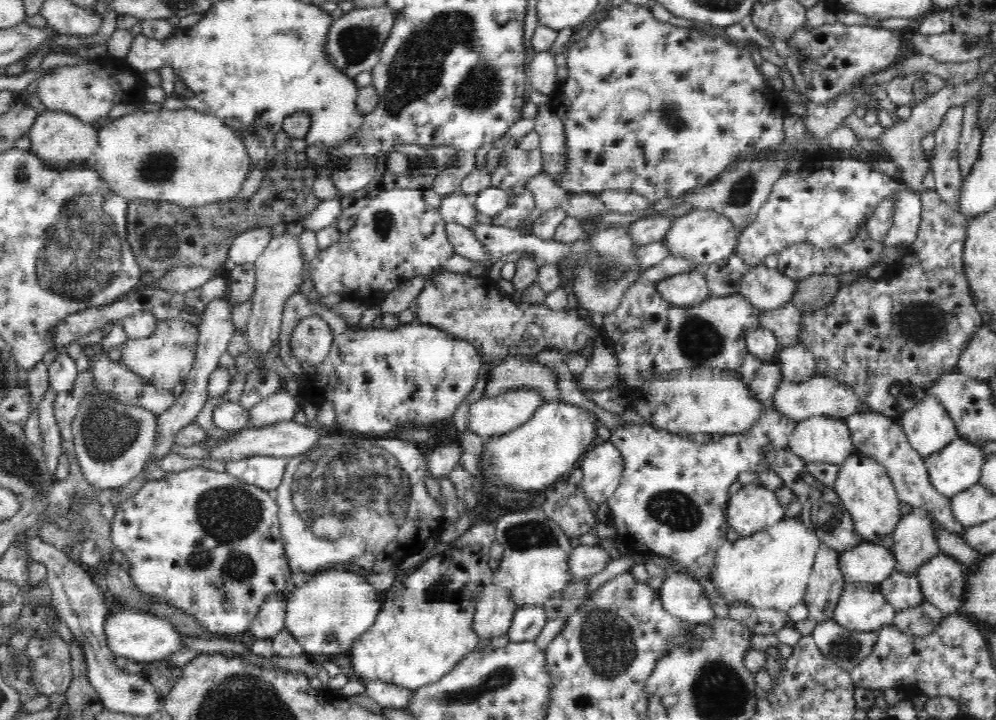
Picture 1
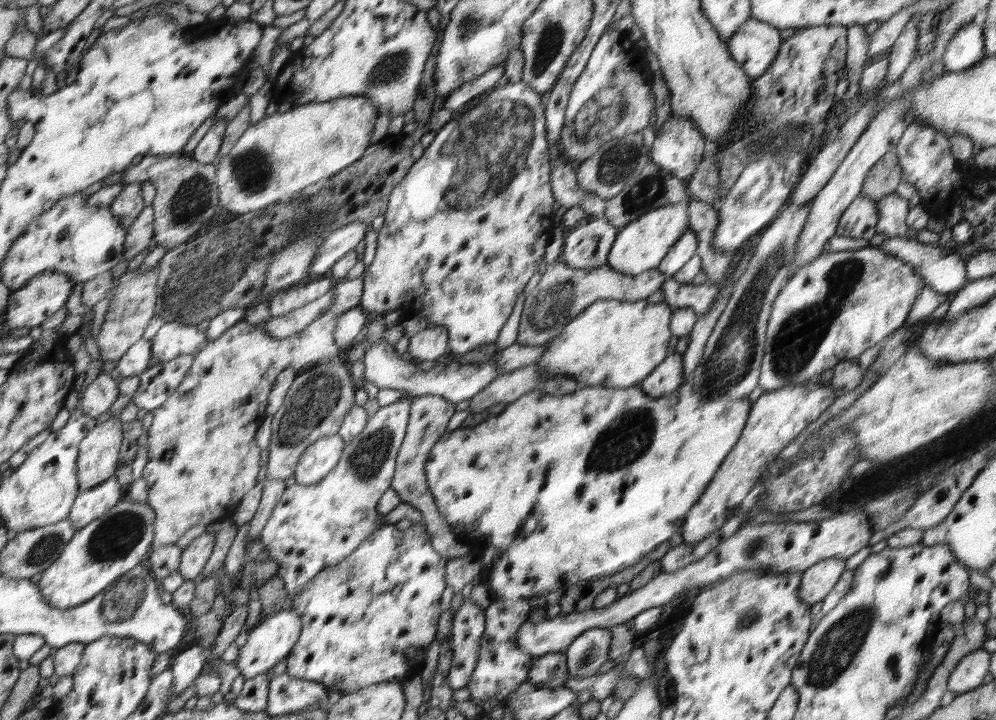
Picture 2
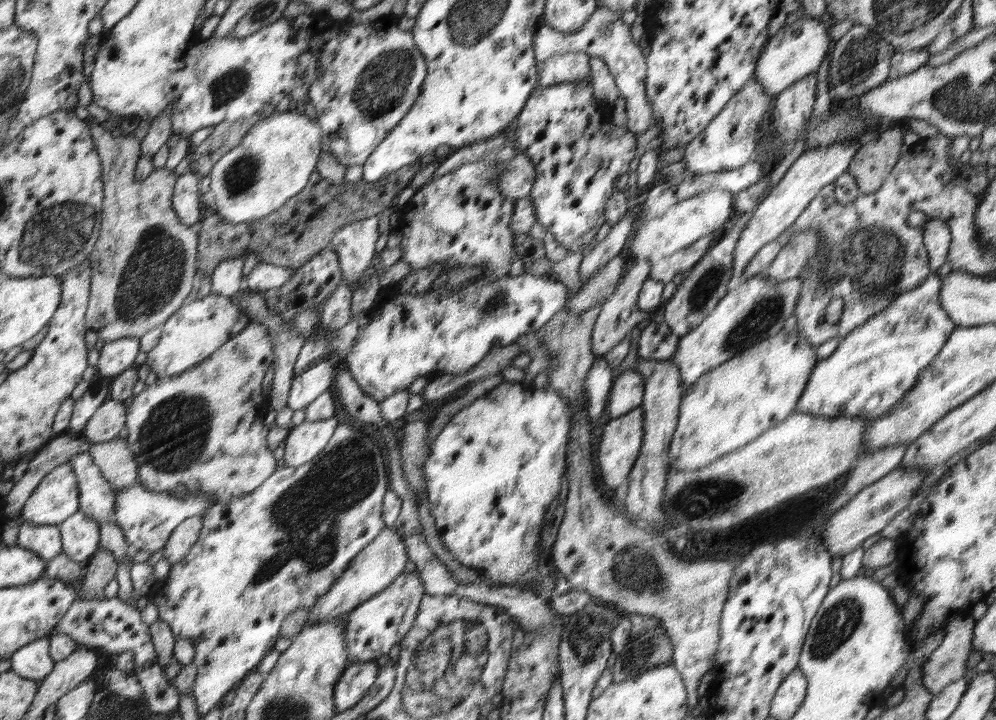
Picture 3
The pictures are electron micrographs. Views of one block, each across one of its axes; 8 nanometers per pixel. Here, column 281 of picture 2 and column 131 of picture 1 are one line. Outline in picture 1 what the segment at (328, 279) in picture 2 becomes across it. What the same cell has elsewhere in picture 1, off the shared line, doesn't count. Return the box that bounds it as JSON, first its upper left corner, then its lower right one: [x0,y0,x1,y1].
[51,276,228,350]

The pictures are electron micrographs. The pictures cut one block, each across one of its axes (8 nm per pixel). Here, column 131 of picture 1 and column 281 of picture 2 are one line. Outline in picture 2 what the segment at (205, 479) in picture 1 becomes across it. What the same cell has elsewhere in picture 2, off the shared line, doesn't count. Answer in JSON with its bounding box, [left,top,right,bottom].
[259,395,414,602]

